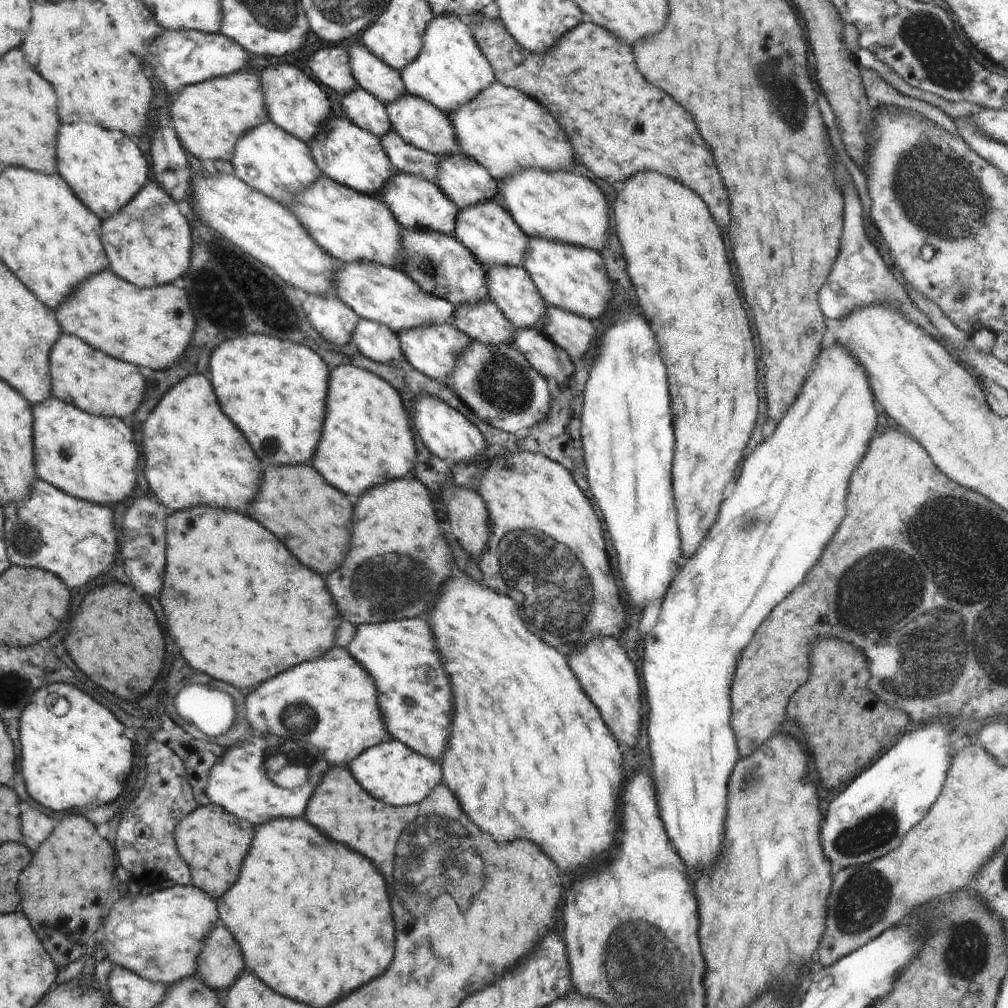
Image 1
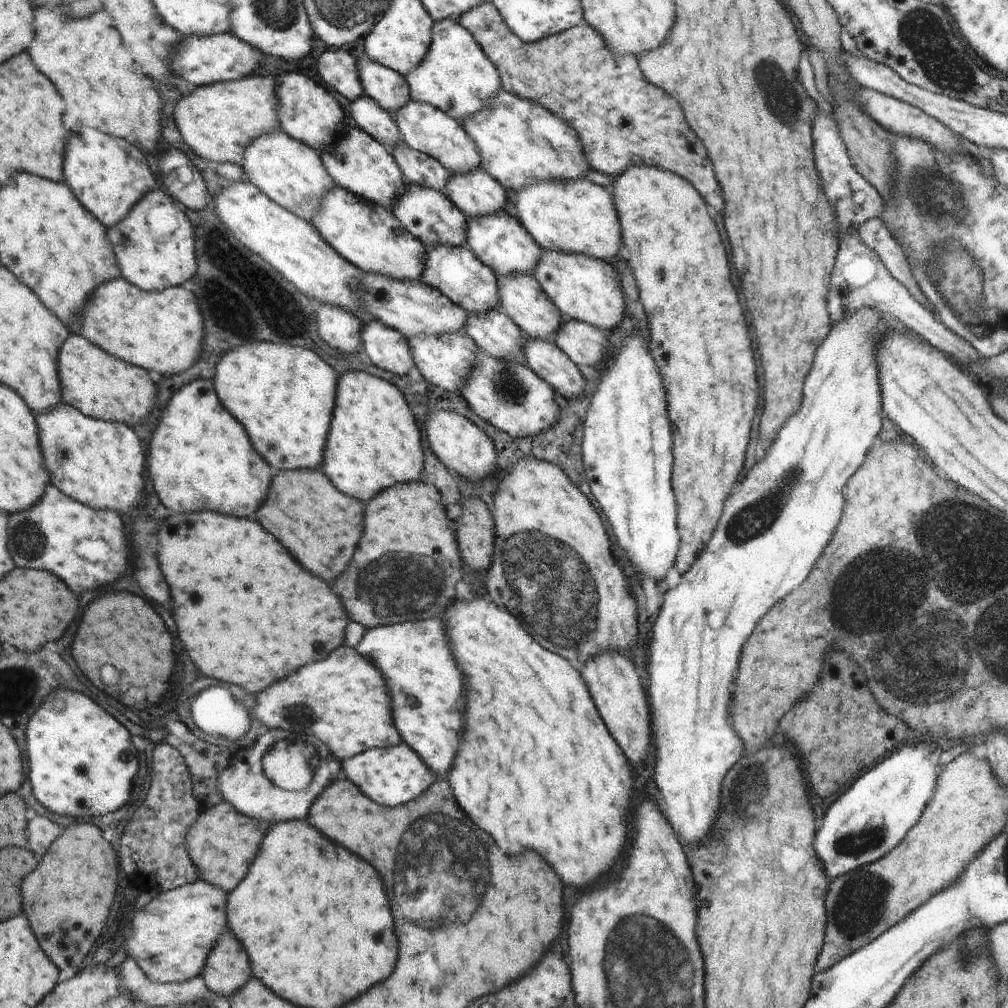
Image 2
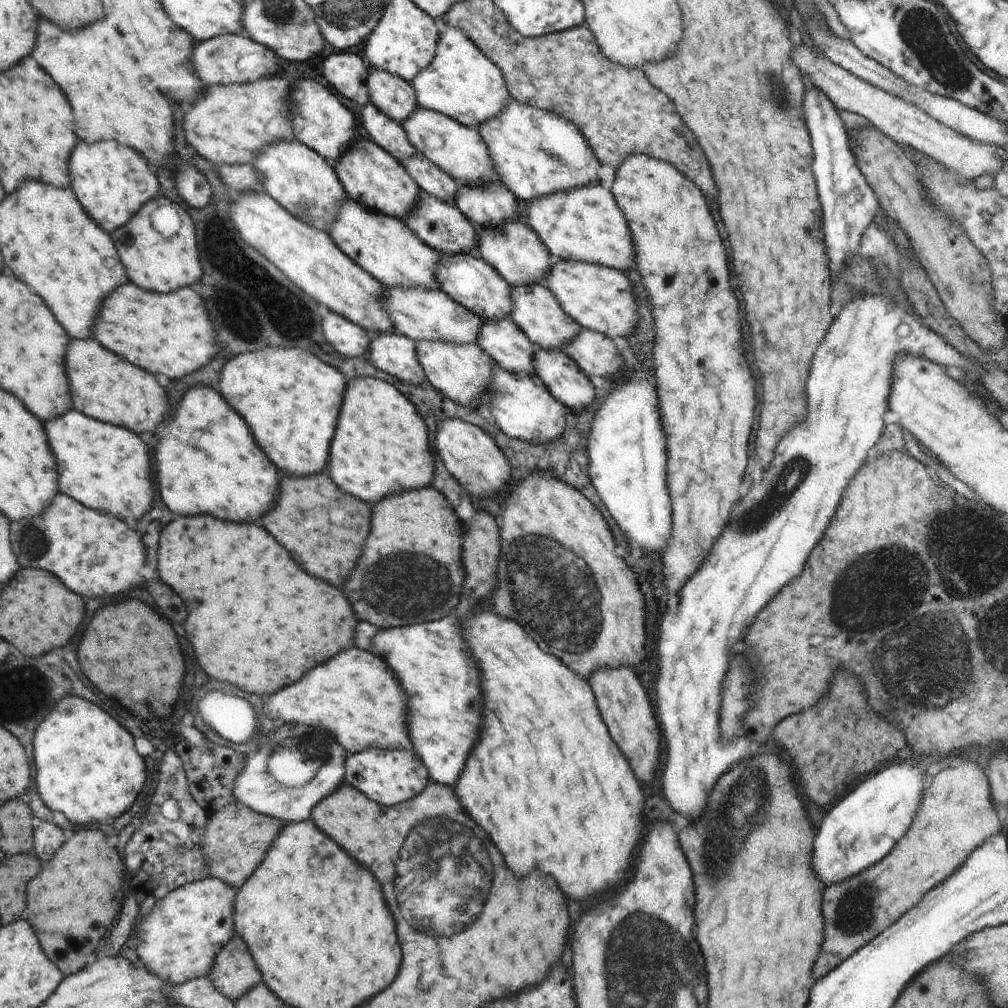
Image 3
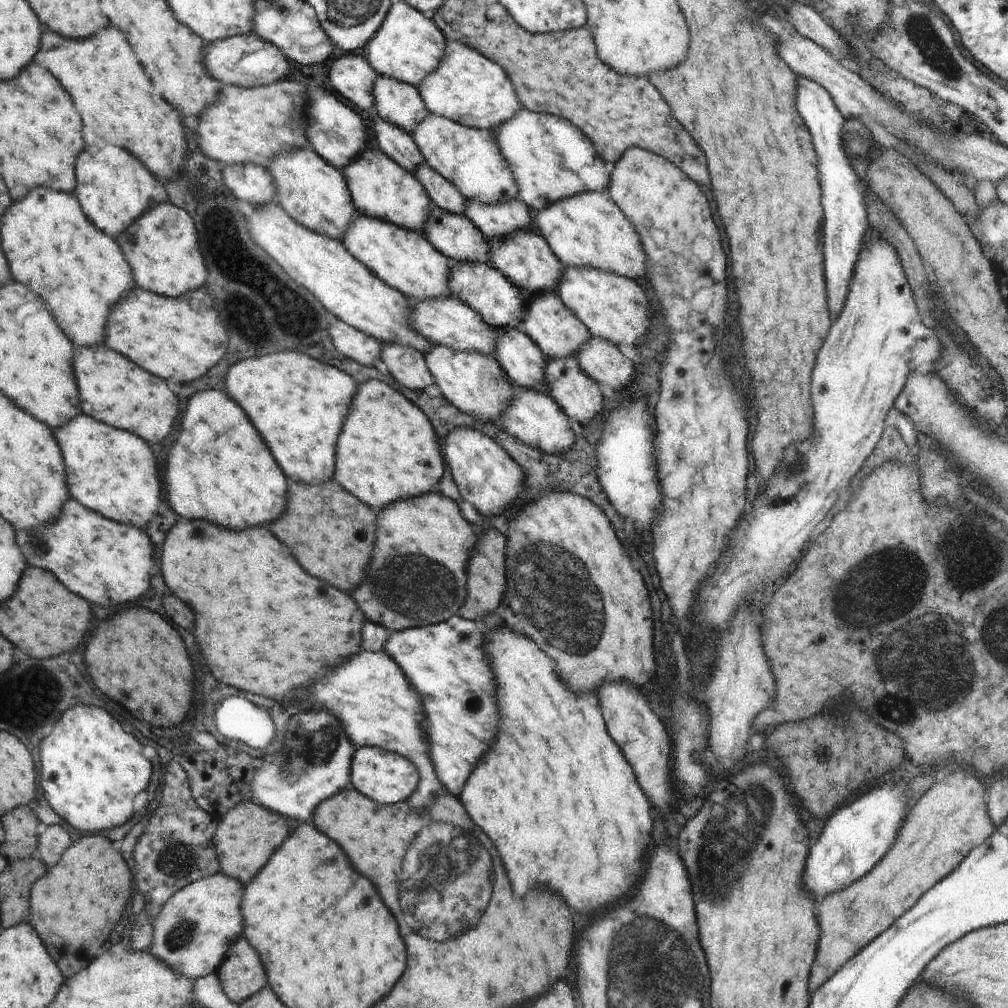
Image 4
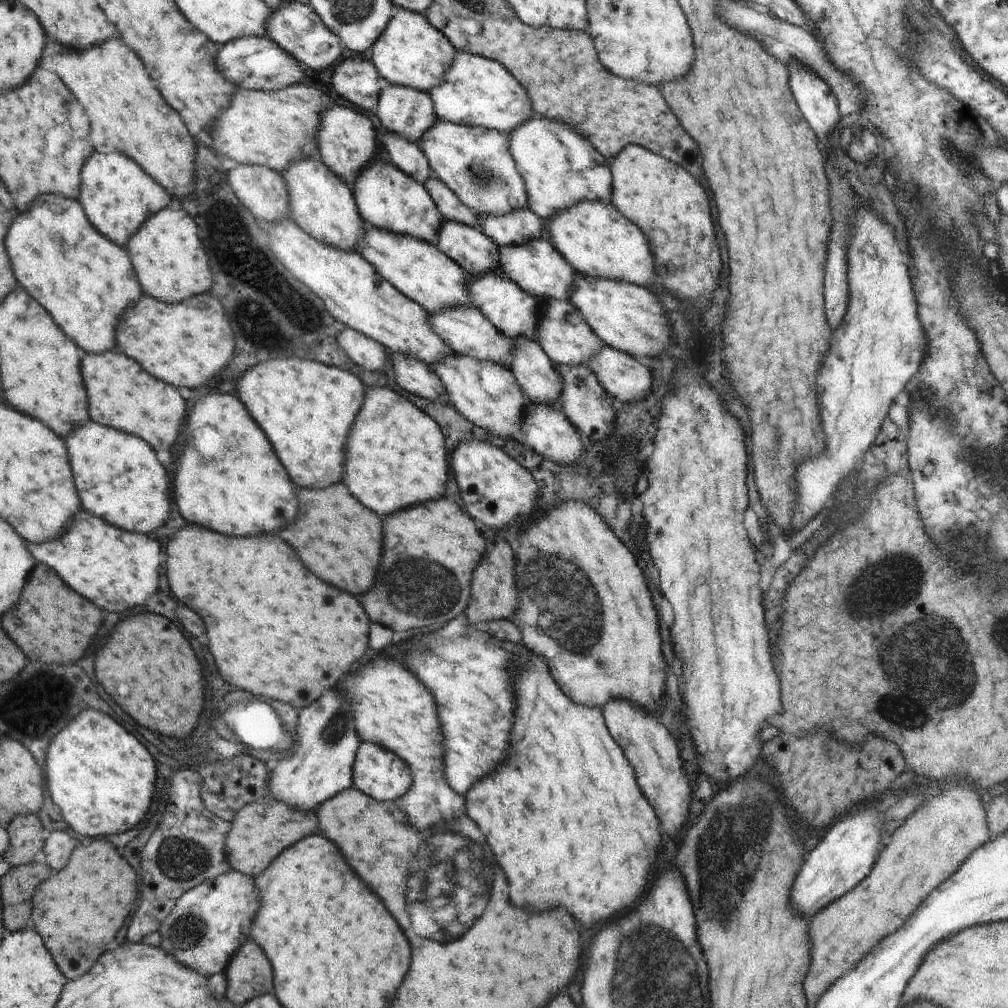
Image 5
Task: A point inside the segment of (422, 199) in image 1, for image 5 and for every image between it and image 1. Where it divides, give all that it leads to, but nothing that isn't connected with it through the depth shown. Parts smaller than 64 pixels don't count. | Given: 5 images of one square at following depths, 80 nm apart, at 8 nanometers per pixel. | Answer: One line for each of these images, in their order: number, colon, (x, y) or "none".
2: (429, 215)
3: (442, 226)
4: (455, 236)
5: (468, 247)

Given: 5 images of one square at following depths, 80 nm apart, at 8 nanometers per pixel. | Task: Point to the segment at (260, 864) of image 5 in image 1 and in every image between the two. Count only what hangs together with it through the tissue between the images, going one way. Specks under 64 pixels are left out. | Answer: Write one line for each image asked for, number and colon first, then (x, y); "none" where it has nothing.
1: (213, 842)
2: (223, 842)
3: (237, 839)
4: (246, 837)

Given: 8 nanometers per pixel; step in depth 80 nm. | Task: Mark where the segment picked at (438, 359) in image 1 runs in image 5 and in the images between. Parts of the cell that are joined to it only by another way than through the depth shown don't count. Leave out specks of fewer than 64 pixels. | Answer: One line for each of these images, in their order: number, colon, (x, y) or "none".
2: (447, 361)
3: (463, 372)
4: (476, 384)
5: (485, 393)

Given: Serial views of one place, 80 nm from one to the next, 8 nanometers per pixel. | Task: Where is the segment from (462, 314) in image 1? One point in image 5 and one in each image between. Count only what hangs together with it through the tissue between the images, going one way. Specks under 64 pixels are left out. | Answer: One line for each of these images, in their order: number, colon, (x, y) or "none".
2: (494, 333)
3: (512, 350)
4: (519, 356)
5: (534, 373)

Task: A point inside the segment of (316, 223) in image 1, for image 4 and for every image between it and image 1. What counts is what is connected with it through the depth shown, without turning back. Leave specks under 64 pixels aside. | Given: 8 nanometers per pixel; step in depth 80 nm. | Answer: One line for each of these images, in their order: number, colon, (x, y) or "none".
2: (367, 235)
3: (386, 247)
4: (406, 260)

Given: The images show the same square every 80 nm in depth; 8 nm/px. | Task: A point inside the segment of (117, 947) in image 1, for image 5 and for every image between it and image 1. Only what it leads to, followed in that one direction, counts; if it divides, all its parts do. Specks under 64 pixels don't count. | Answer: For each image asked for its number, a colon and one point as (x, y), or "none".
2: (173, 936)
3: (181, 938)
4: (194, 931)
5: (208, 924)

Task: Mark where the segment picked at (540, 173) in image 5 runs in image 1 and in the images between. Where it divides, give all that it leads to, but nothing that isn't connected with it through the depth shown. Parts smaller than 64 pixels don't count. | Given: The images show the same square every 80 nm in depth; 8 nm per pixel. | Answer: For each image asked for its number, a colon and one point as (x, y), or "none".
1: (505, 131)
2: (520, 143)
3: (535, 153)
4: (551, 160)

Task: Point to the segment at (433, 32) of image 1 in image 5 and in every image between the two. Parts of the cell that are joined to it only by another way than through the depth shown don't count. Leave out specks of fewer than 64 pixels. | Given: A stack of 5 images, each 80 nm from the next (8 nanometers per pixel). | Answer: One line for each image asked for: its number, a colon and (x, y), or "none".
2: (456, 77)
3: (460, 82)
4: (468, 88)
5: (477, 91)

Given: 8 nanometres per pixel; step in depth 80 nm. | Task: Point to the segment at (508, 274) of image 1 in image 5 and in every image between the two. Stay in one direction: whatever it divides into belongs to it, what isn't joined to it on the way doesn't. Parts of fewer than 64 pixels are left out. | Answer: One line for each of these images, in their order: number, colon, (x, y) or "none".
2: (520, 297)
3: (536, 312)
4: (557, 331)
5: (562, 332)

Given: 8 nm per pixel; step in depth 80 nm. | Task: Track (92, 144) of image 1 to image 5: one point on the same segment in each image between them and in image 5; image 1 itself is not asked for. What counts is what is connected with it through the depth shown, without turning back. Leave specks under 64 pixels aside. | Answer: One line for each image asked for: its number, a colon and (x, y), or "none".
2: (109, 175)
3: (114, 183)
4: (113, 187)
5: (119, 196)

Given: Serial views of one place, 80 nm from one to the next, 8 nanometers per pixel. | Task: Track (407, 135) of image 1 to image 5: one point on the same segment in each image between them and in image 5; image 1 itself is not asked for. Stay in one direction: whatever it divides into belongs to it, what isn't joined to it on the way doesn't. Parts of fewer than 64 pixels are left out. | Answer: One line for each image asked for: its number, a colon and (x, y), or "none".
2: (424, 128)
3: (459, 151)
4: (469, 158)
5: (474, 162)

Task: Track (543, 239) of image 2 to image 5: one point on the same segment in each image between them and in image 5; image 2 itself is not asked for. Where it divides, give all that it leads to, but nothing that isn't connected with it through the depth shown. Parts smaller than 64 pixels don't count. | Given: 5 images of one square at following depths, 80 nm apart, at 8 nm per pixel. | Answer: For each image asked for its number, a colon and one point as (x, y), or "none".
3: (585, 224)
4: (588, 230)
5: (593, 237)

